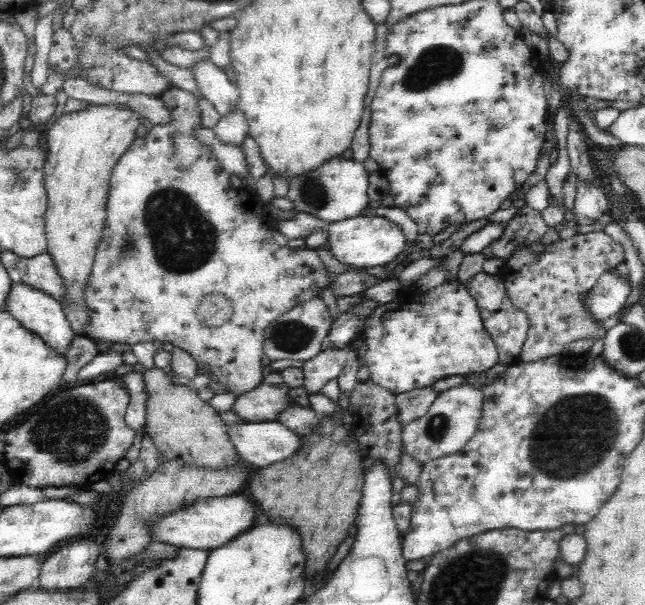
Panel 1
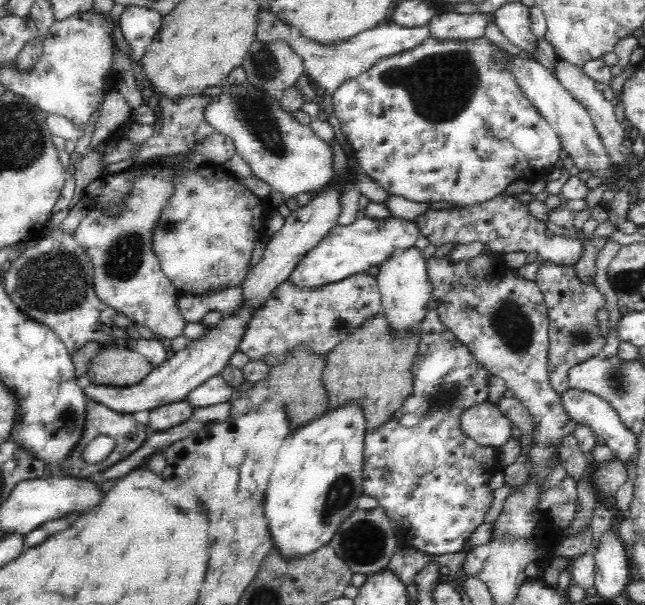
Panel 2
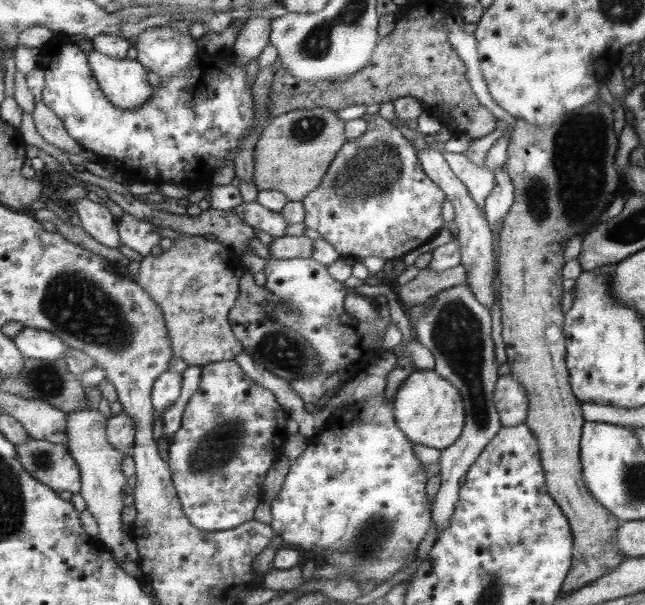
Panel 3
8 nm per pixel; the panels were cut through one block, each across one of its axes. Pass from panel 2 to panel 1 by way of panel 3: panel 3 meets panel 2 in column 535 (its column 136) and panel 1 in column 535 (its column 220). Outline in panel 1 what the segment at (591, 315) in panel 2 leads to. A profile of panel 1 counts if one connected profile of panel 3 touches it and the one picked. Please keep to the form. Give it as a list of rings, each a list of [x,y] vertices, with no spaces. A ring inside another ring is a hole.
[[[602,231],[576,234],[550,245],[538,242],[516,249],[497,274],[504,280],[512,304],[530,318],[530,330],[516,361],[555,358],[572,340],[604,338],[602,326],[586,308],[586,293],[606,271],[622,262],[625,262],[622,246]]]

